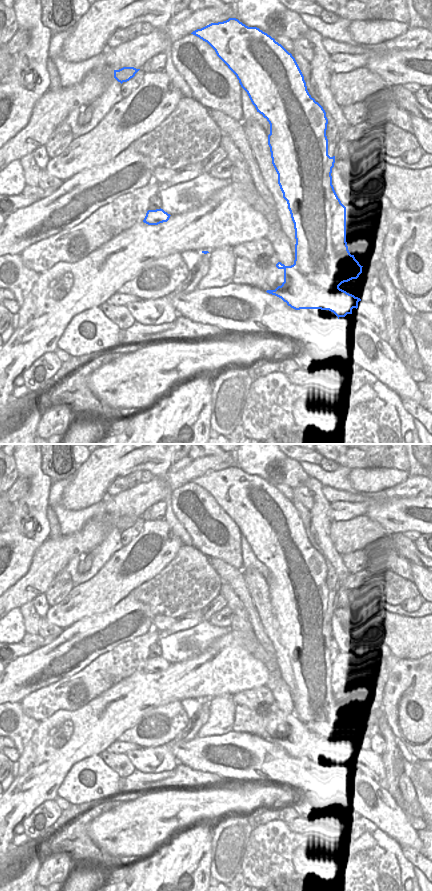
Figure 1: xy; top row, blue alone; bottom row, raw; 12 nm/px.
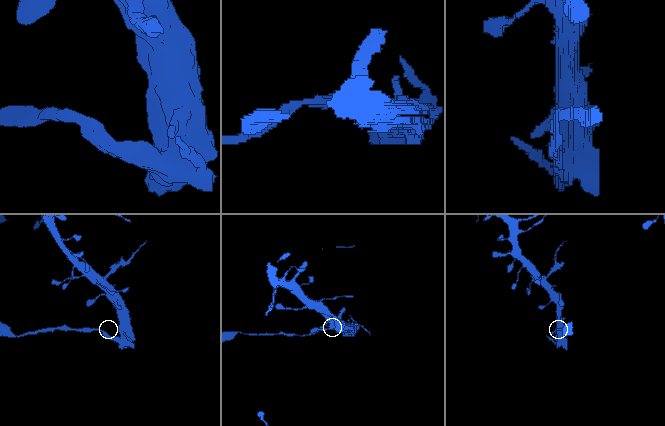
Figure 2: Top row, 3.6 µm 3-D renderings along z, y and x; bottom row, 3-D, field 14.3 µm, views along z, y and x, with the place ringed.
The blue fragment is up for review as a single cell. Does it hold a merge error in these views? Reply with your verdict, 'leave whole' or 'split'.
split

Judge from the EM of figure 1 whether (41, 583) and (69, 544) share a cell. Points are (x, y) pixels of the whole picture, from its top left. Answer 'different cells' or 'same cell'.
same cell

